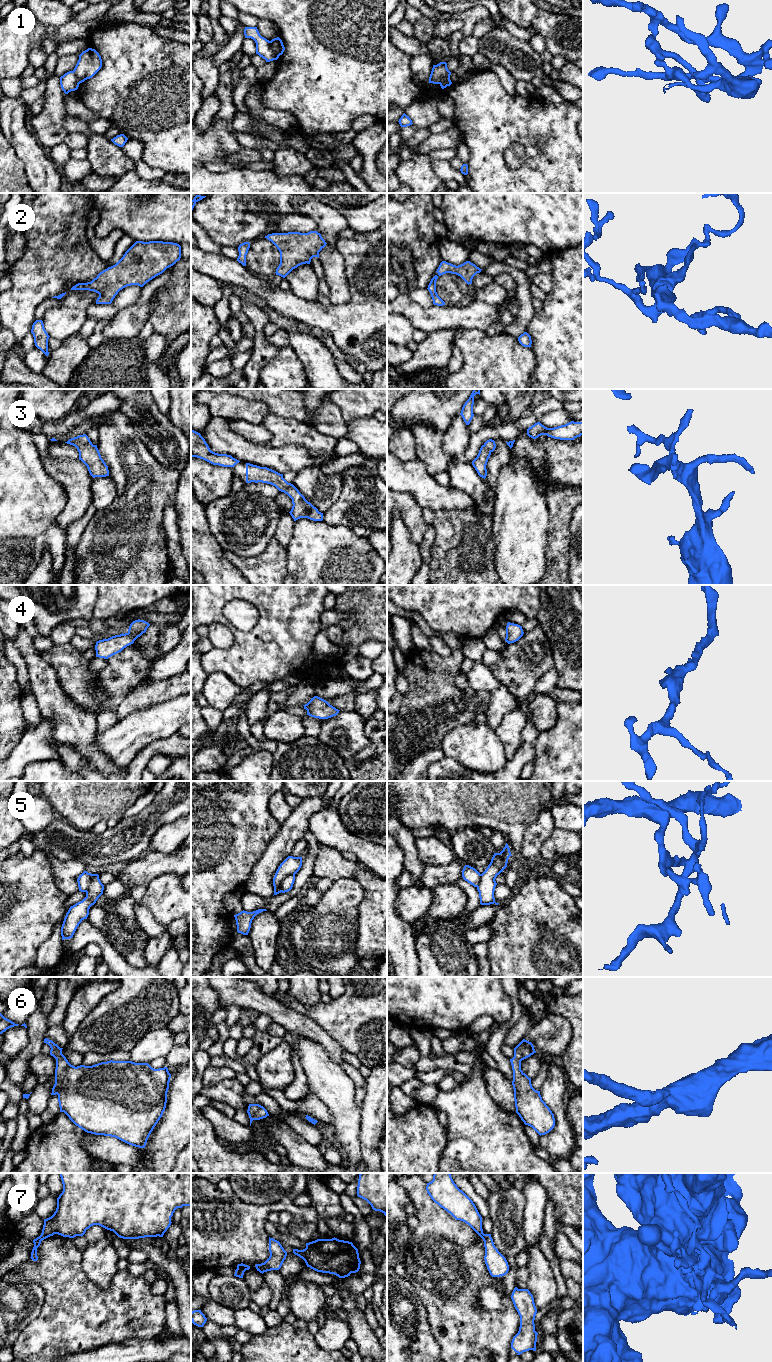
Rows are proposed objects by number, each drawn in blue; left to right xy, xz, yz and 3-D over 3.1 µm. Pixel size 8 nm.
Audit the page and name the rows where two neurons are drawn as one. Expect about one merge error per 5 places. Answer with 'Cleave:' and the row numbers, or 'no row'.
Cleave: 1, 5, 7

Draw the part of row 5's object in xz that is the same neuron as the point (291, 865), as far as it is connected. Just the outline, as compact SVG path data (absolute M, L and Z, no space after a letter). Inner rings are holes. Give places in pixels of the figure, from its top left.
M288 856L280 864L273 878L274 895L281 893L280 884L282 880L290 874L295 875L300 870L301 866L302 866L302 857L293 857L293 856Z

